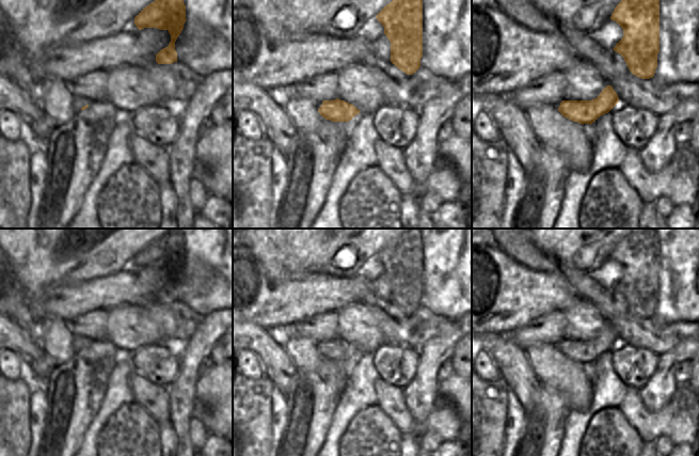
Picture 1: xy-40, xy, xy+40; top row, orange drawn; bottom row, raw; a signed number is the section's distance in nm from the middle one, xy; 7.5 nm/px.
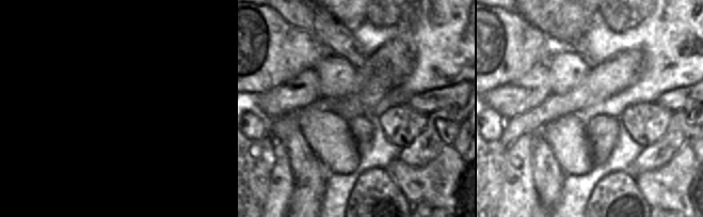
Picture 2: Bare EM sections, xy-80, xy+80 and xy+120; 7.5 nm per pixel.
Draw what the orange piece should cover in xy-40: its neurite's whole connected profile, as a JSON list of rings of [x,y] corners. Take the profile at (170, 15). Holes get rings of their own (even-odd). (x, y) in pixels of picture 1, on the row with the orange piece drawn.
[[[155,0],[134,17],[134,25],[139,30],[157,28],[169,31],[171,42],[168,47],[161,49],[156,54],[158,64],[177,62],[175,42],[184,29],[186,19],[184,0]]]

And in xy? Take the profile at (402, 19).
[[[393,0],[376,16],[391,42],[391,62],[407,75],[420,67],[423,0]]]

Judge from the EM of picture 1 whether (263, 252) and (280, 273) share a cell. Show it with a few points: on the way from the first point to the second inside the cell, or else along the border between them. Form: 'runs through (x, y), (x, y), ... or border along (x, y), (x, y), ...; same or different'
runs through (268, 257), (279, 268); same

